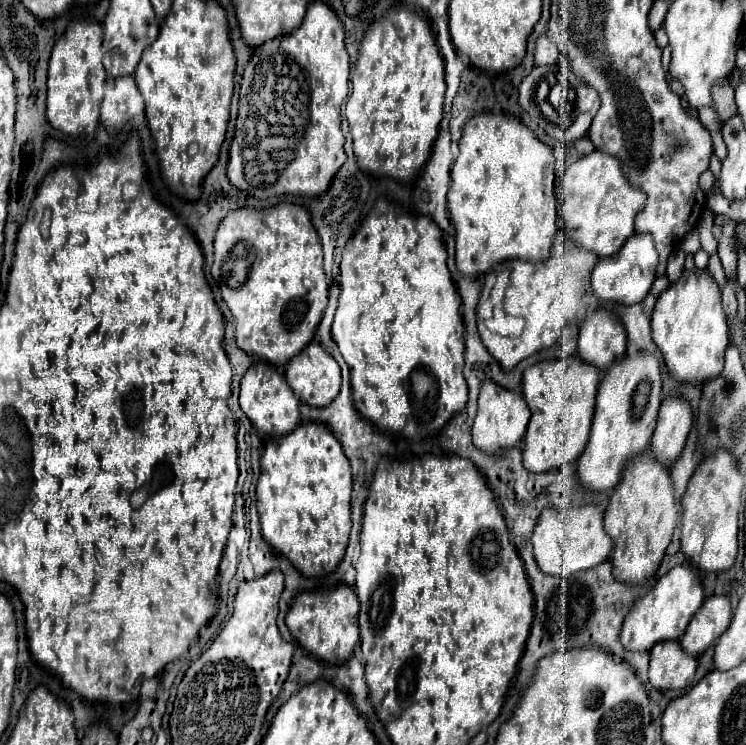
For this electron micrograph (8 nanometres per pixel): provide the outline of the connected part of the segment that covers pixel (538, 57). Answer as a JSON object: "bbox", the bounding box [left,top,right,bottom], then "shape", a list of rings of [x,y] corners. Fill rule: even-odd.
{"bbox":[534,35,560,65],"shape":[[[540,35],[536,39],[536,47],[534,47],[536,65],[552,65],[552,63],[556,63],[558,55],[560,55],[560,49],[548,35]]]}

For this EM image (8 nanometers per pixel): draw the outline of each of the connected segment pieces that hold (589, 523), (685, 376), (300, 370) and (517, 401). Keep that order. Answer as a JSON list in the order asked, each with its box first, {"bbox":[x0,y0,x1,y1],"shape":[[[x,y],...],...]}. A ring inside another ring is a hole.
[{"bbox":[532,503,612,577],"shape":[[[594,503],[570,507],[568,511],[544,509],[532,533],[534,557],[540,569],[548,575],[568,577],[572,573],[586,571],[608,561],[612,553],[612,539],[608,539],[608,535],[604,533],[602,521],[604,521],[604,511]]]},{"bbox":[652,269,728,383],"shape":[[[699,269],[684,271],[678,281],[674,281],[666,291],[660,293],[654,313],[652,313],[652,339],[664,355],[668,373],[676,381],[702,383],[720,375],[724,367],[724,351],[728,347],[728,325],[726,325],[726,313],[720,301],[720,287],[708,275],[708,271]]]},{"bbox":[286,341,340,407],"shape":[[[318,341],[292,357],[286,365],[286,379],[300,401],[312,407],[328,405],[340,391],[340,367]]]},{"bbox":[472,381,530,453],"shape":[[[494,381],[480,383],[478,409],[476,409],[476,419],[472,425],[472,439],[478,449],[486,453],[498,453],[500,449],[514,447],[524,437],[528,419],[530,419],[530,409],[522,395],[518,395],[516,391],[504,389]]]}]

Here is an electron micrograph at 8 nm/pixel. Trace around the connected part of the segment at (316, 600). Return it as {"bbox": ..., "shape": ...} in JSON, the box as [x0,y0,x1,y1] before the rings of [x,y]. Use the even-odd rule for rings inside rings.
{"bbox":[286,585,358,665],"shape":[[[336,585],[334,589],[326,593],[312,593],[304,591],[300,593],[288,615],[286,625],[294,639],[312,655],[316,655],[322,661],[342,665],[352,657],[354,645],[358,643],[358,597],[350,585]]]}

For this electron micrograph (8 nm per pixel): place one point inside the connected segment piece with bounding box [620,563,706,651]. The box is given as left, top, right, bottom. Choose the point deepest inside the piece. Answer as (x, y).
(663, 613)

